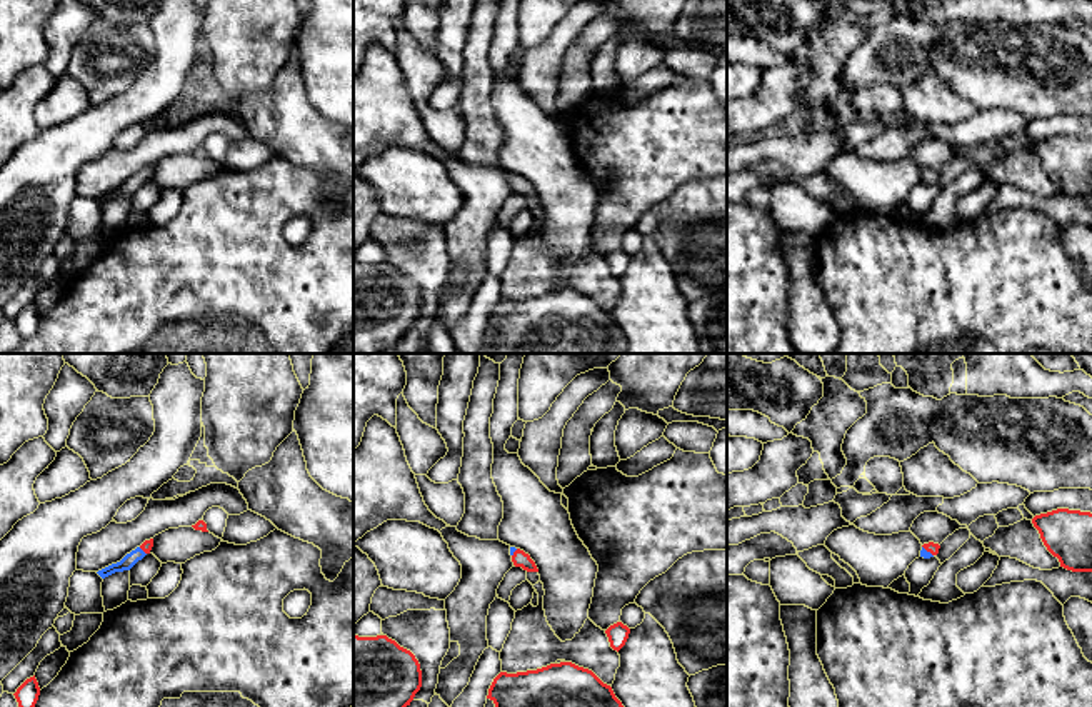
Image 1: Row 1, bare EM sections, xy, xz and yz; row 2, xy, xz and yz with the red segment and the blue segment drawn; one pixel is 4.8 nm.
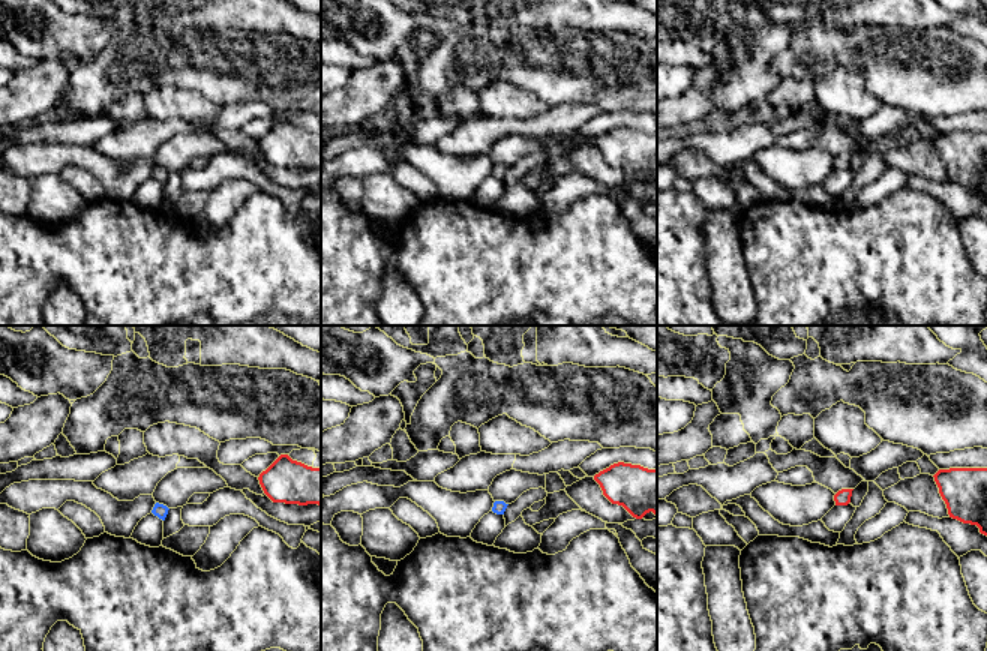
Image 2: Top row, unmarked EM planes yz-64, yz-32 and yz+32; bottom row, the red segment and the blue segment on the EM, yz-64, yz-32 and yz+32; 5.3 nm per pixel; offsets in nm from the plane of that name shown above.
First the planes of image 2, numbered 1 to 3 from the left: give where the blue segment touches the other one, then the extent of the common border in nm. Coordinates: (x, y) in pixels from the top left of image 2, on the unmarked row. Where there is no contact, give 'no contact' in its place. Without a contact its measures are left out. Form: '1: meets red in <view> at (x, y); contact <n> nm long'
1: no contact
2: no contact
3: no contact

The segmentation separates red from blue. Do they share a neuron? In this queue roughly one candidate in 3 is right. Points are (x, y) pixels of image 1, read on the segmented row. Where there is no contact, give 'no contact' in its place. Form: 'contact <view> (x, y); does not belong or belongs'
contact yz (927, 551); belongs

